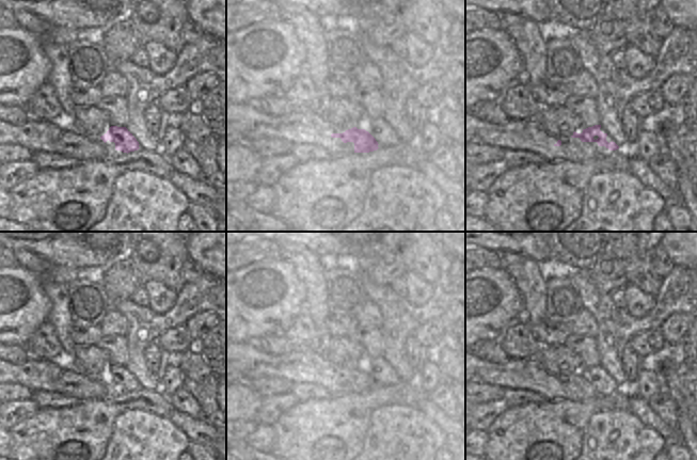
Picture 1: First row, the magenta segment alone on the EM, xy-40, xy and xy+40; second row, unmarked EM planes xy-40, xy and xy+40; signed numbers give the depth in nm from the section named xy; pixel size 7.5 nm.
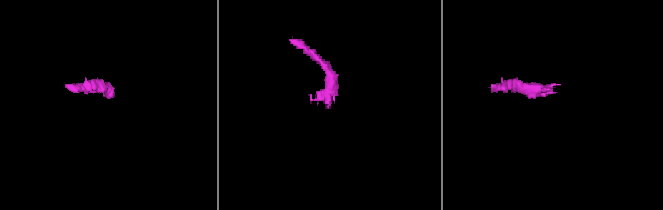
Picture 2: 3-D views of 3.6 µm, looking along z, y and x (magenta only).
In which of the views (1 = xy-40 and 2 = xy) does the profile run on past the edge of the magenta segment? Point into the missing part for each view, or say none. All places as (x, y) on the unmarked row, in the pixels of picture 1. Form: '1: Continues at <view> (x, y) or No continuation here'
1: No continuation here
2: No continuation here.

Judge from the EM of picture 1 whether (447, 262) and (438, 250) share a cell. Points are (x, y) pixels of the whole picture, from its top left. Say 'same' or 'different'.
same

